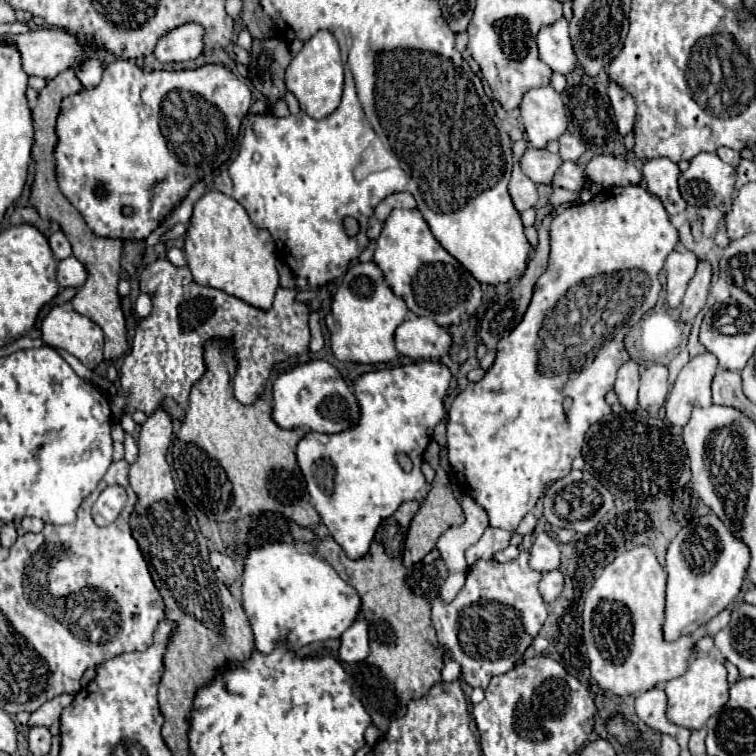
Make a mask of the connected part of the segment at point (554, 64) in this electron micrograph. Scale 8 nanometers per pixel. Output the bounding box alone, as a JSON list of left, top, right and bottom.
[538,17,578,75]

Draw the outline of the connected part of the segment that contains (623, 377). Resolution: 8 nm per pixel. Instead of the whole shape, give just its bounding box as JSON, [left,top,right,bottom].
[614,359,640,411]

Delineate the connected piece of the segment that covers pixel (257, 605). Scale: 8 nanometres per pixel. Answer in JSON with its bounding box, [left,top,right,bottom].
[242,543,360,655]

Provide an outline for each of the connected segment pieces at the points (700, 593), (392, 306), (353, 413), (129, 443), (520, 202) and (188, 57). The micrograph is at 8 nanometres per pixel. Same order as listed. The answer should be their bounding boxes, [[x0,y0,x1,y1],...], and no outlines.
[[662,513,750,641],[325,263,406,365],[272,359,360,433],[124,433,138,465],[510,165,538,213],[154,23,204,63]]

